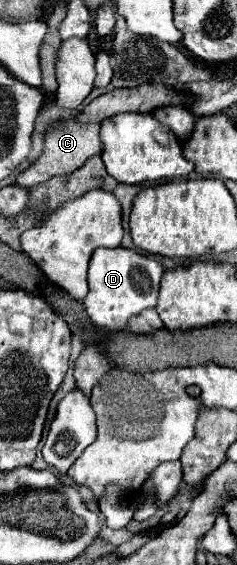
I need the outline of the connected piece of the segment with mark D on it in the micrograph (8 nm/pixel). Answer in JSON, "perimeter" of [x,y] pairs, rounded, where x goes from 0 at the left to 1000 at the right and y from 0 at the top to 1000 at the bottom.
{"perimeter":[[[418,437],[376,462],[376,519],[350,529],[384,568],[443,586],[519,586],[553,558],[620,543],[654,543],[671,522],[671,497],[688,487],[679,465],[527,437]]]}

